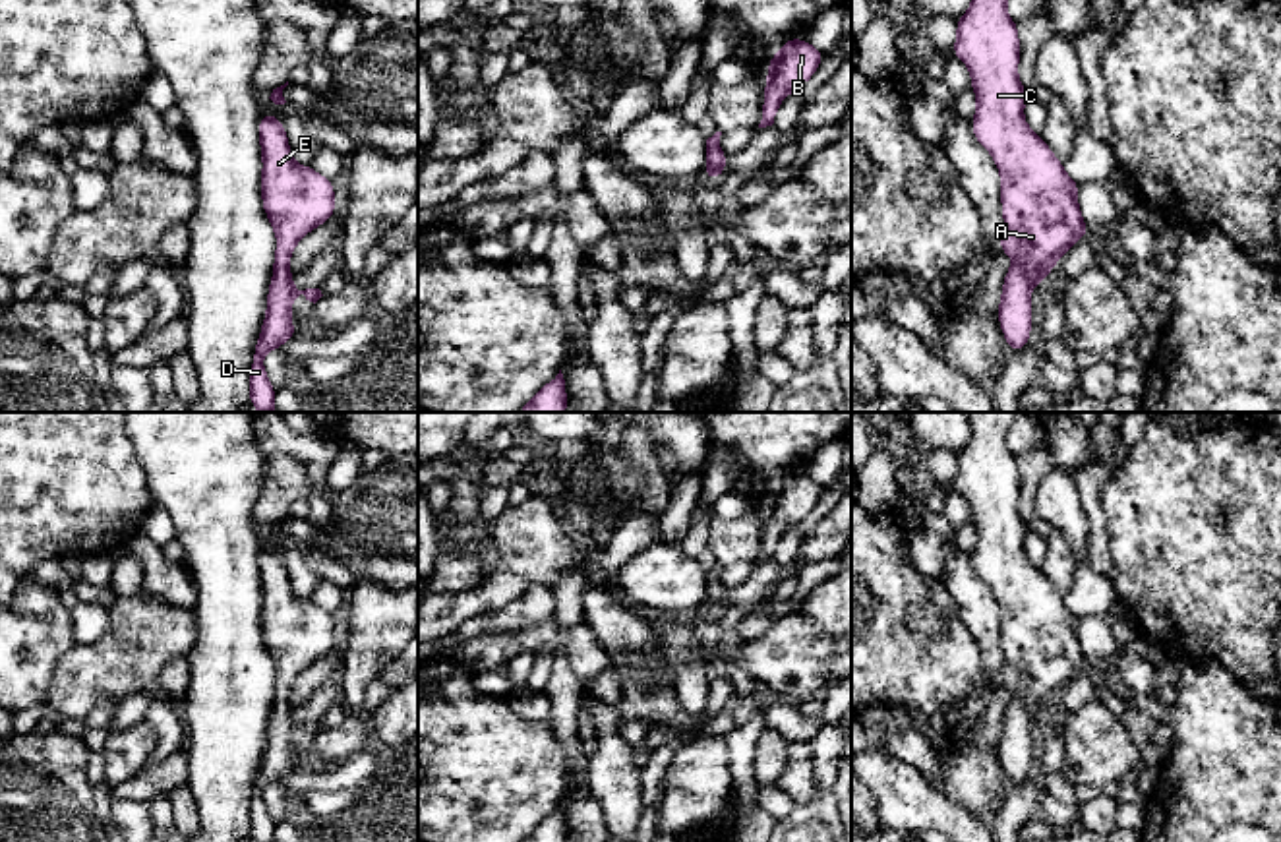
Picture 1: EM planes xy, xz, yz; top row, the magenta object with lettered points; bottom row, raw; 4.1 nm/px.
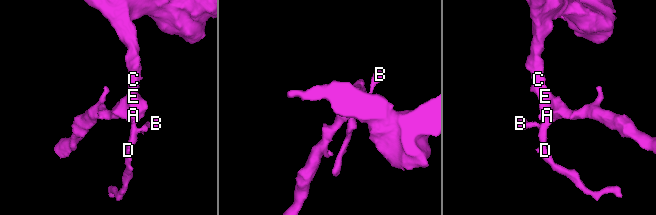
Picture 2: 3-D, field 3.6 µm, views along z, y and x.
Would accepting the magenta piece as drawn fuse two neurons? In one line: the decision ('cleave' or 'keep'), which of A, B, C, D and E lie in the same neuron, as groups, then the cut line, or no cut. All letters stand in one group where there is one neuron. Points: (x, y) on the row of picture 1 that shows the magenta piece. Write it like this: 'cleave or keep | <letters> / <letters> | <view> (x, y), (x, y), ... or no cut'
keep | A B C D E | no cut

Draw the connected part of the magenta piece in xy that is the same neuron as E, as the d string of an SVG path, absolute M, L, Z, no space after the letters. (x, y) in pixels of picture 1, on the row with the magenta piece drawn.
M261 116L257 132L263 161L261 201L277 236L277 250L267 312L250 370L250 405L259 412L275 412L275 387L263 368L263 356L296 335L292 300L304 294L315 304L323 296L319 288L298 290L292 285L290 256L308 232L333 217L335 190L329 178L294 161L284 126L277 116Z

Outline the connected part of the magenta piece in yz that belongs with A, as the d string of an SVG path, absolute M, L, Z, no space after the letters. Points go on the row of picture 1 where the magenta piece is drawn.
M971 0L969 10L956 19L954 56L971 74L977 108L971 118L975 139L991 153L1000 172L1000 203L1004 232L998 238L1002 254L1014 263L1004 275L997 317L1012 352L1028 346L1031 333L1029 294L1045 281L1055 263L1089 230L1078 205L1078 182L1072 180L1051 147L1033 134L1024 118L1026 87L1018 77L1018 25L1006 12L1008 0Z

